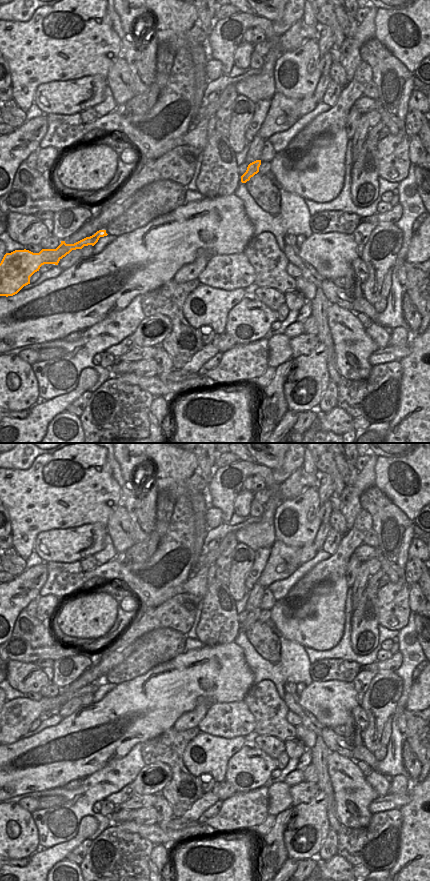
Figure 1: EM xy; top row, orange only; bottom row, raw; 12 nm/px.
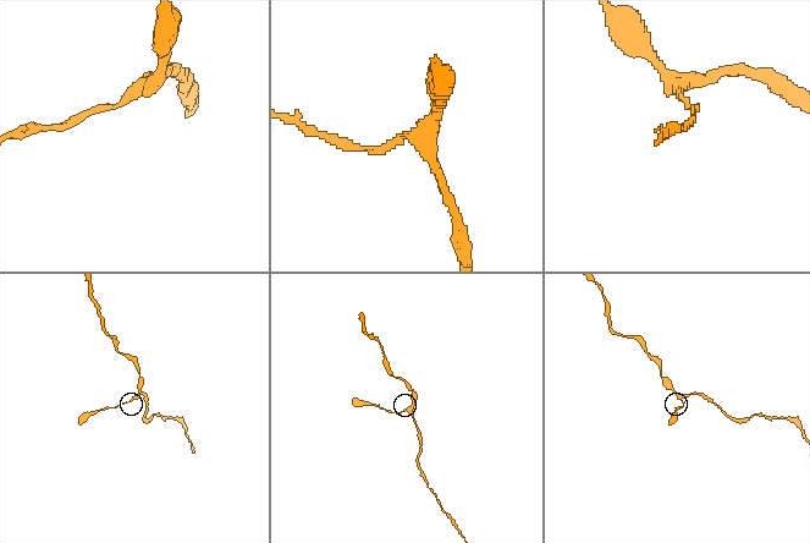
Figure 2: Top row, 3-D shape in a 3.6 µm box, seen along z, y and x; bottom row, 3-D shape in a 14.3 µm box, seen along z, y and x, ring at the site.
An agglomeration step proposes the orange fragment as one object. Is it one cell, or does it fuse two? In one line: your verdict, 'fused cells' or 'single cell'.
single cell

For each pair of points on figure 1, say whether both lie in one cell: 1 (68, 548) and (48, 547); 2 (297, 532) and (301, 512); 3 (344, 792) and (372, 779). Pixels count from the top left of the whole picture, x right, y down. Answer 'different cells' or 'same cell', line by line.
1: same cell
2: same cell
3: different cells

